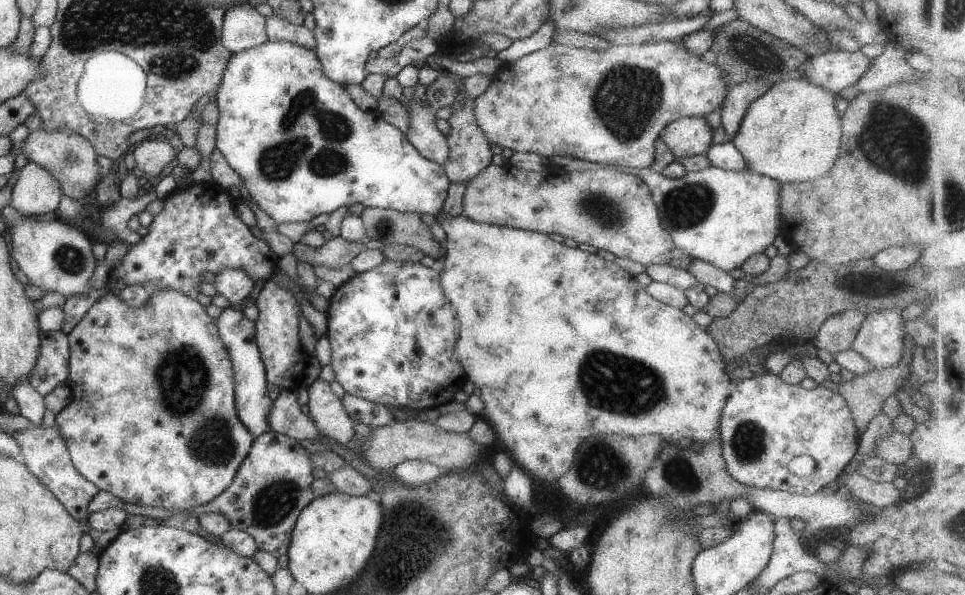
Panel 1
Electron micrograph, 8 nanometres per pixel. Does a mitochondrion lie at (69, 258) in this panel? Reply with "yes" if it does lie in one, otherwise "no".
yes

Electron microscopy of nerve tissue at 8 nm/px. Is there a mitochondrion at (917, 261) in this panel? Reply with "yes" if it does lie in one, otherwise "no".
no

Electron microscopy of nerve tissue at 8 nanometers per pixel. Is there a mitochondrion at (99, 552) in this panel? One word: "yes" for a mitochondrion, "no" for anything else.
no

